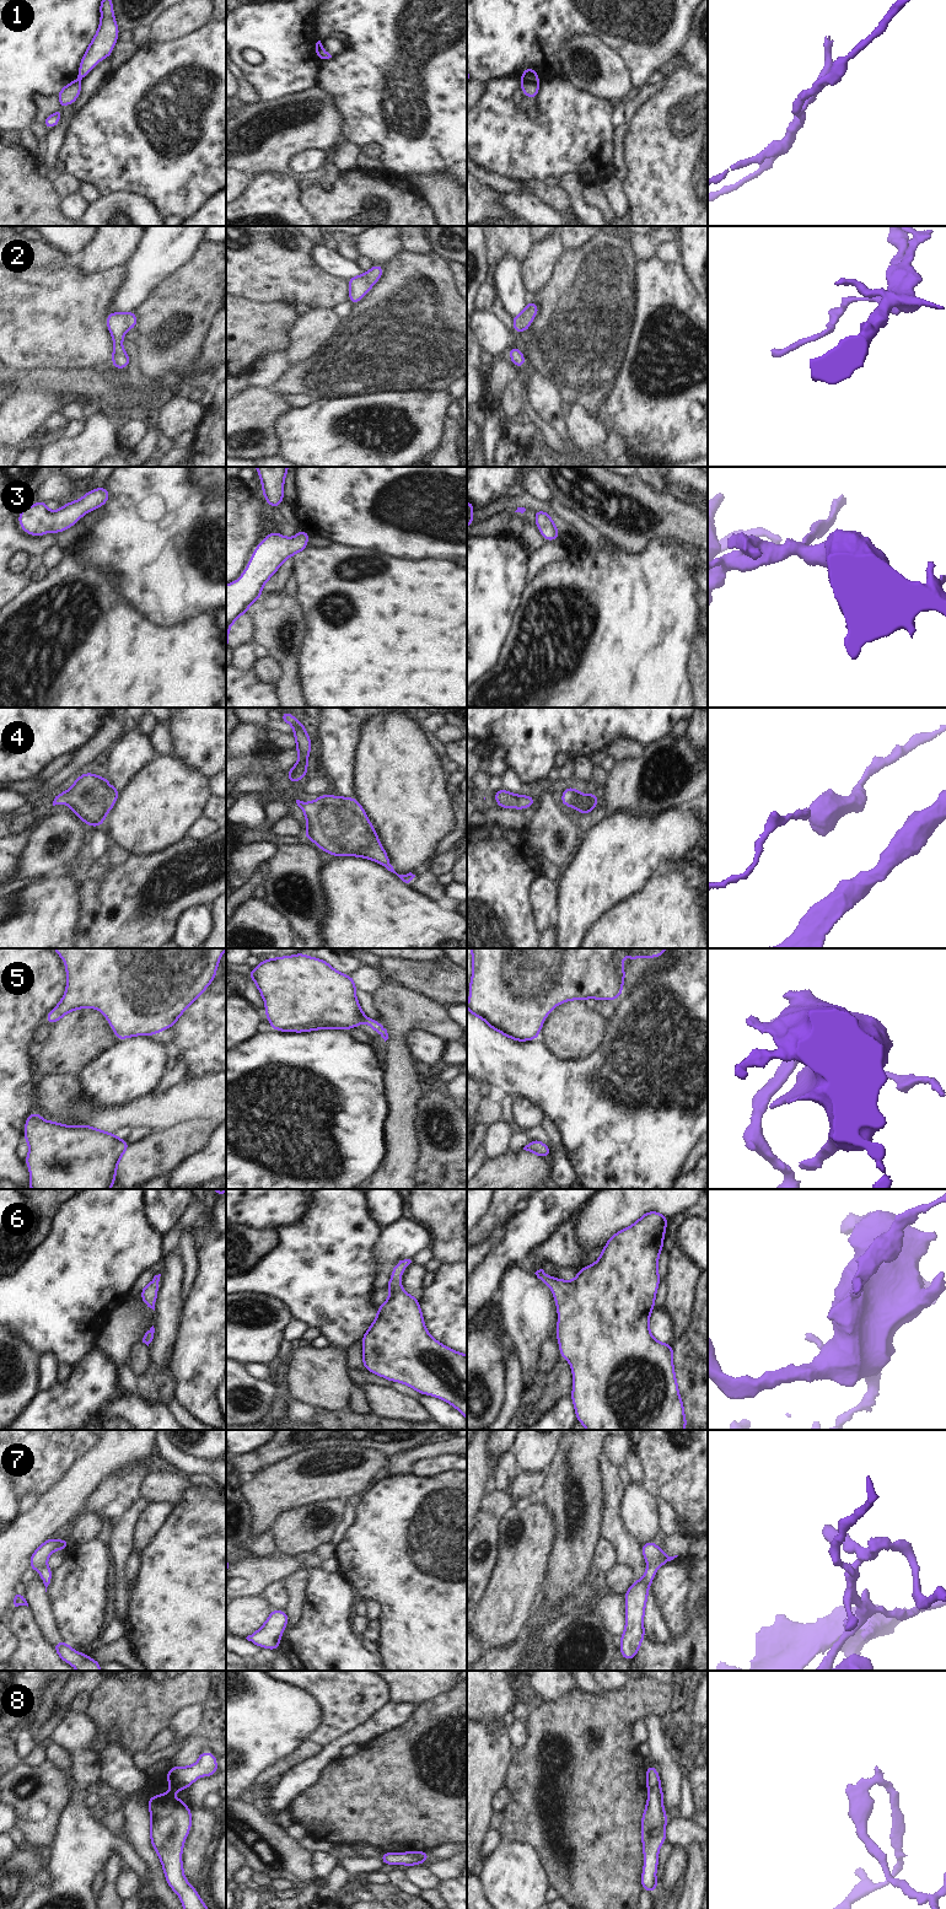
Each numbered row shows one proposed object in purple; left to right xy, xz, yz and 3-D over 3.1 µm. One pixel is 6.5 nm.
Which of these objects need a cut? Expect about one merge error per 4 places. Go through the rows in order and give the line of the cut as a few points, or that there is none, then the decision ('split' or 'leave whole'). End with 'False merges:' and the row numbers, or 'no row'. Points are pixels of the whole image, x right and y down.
1: cut yz (522, 79), (538, 82); split
2: cut none; leave whole
3: cut none; leave whole
4: cut none; leave whole
5: cut none; leave whole
6: cut none; leave whole
7: cut none; leave whole
8: cut yz (659, 1784), (648, 1789); split
False merges: 1, 8

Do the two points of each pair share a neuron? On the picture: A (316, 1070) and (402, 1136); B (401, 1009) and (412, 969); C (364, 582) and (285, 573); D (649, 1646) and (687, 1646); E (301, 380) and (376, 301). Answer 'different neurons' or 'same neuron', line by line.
A: different neurons
B: different neurons
C: different neurons
D: same neuron
E: same neuron

